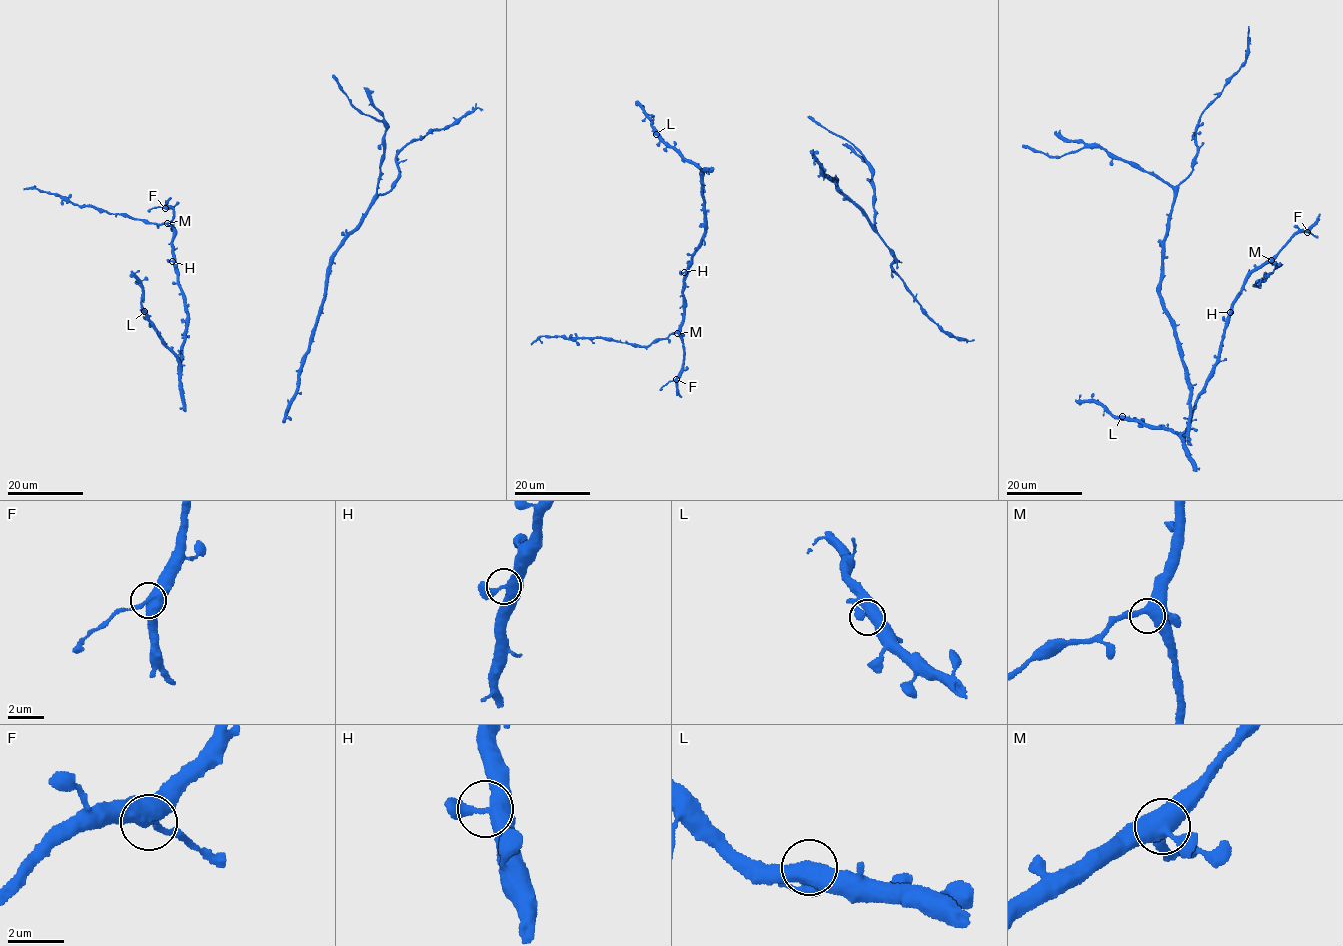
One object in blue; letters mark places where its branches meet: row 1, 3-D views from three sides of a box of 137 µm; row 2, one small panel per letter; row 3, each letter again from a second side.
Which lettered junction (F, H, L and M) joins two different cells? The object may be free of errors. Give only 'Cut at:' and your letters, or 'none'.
Cut at: F

